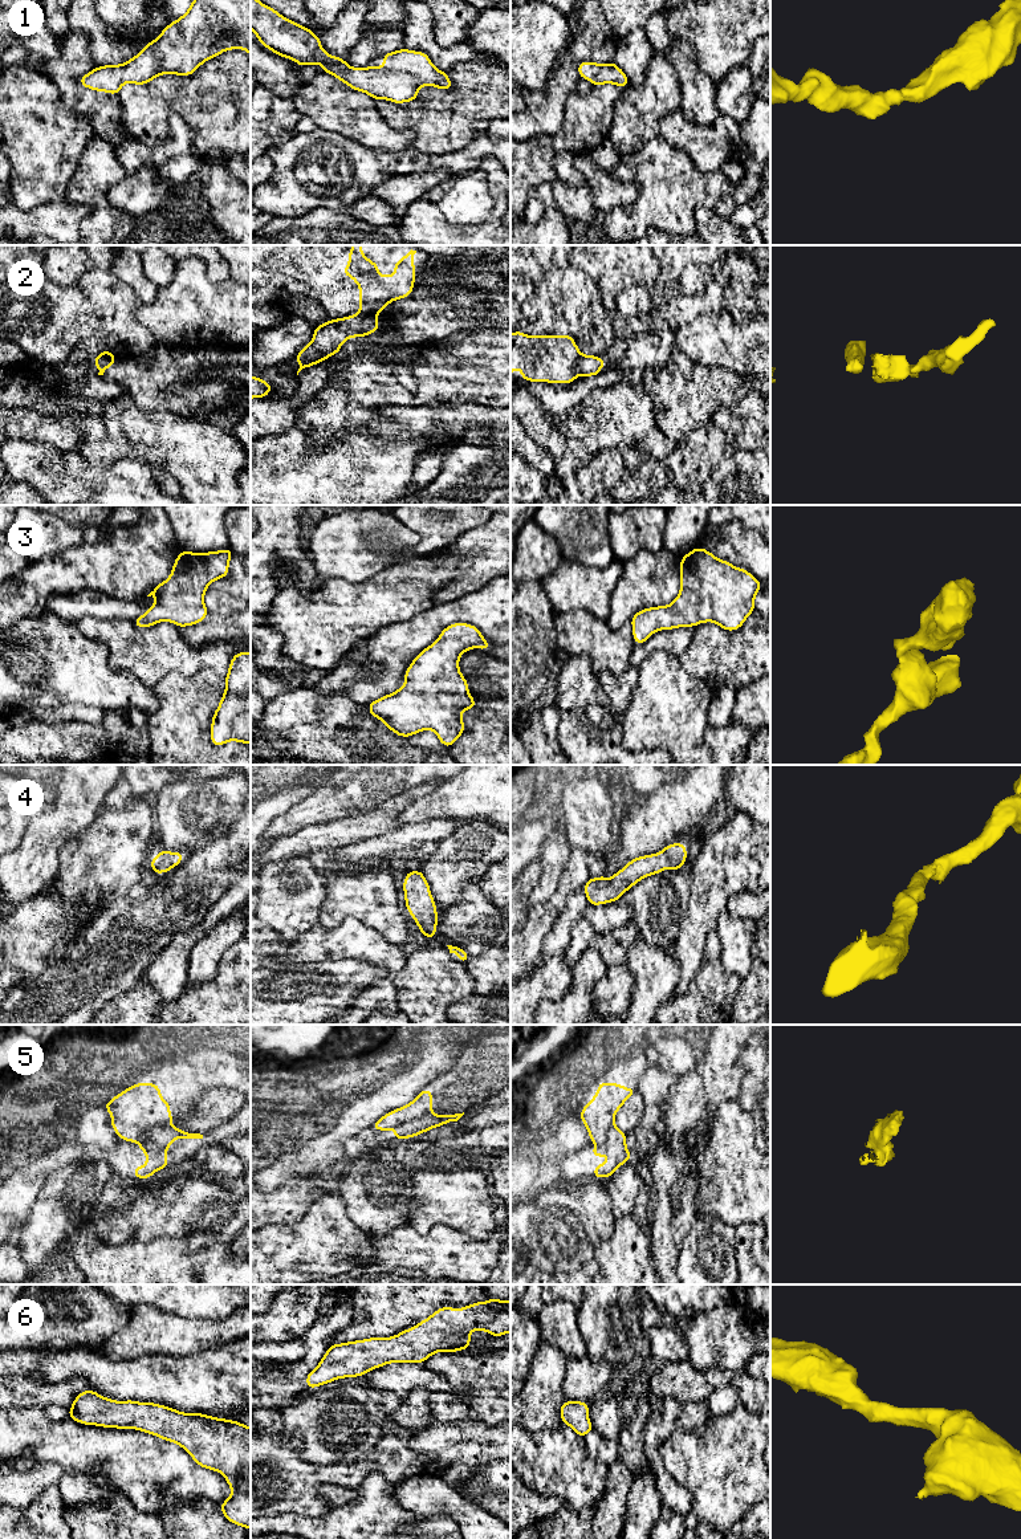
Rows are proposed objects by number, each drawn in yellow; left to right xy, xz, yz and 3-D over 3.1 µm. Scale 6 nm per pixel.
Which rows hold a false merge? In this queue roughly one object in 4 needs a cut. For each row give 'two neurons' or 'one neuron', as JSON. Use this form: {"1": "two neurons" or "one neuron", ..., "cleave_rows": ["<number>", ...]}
{"1": "one neuron", "2": "two neurons", "3": "one neuron", "4": "one neuron", "5": "two neurons", "6": "one neuron", "cleave_rows": ["2", "5"]}

